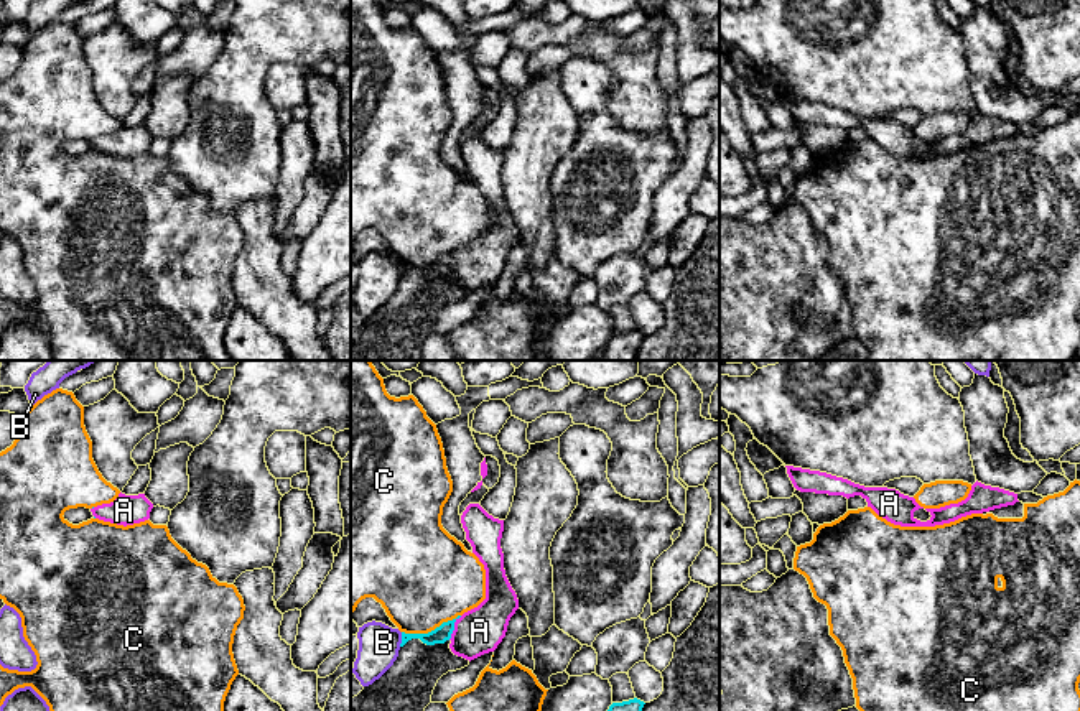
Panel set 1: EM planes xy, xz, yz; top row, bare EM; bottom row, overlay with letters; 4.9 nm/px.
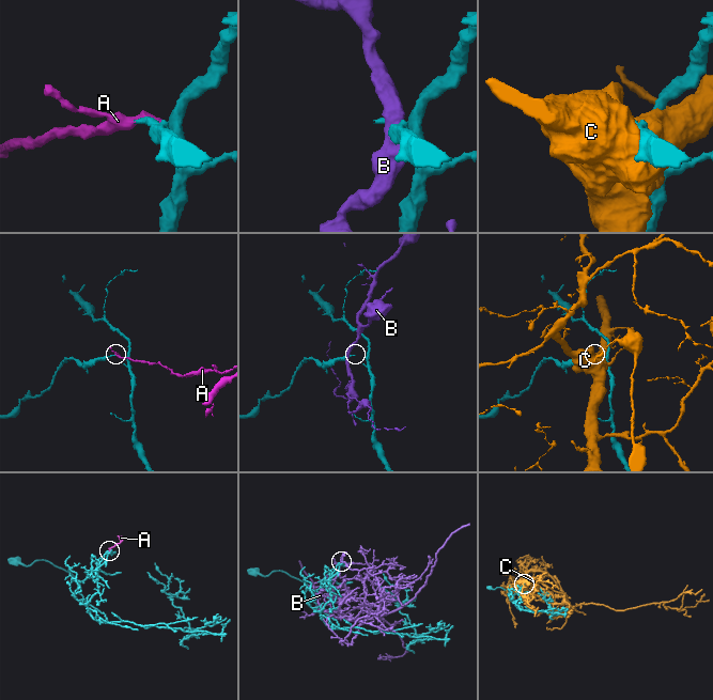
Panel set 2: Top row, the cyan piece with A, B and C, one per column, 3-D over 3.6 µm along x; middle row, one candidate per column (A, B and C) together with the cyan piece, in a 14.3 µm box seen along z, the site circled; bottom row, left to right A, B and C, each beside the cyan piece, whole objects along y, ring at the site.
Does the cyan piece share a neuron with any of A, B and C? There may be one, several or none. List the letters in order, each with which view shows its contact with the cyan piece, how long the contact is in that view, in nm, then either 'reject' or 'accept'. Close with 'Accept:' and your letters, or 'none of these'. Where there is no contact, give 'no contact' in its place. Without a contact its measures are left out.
A: meets cyan in xz; contact 140 nm long; accept
B: meets cyan in xz; contact 70 nm long; reject
C: meets cyan in xz; contact 300 nm long; reject
Accept: A

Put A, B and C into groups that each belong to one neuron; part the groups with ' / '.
A / B / C

